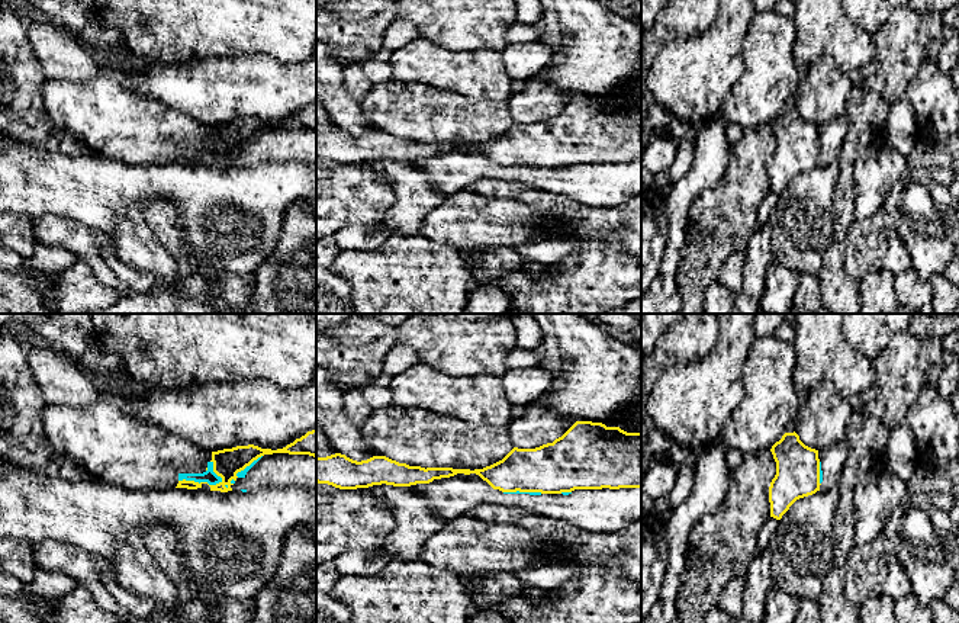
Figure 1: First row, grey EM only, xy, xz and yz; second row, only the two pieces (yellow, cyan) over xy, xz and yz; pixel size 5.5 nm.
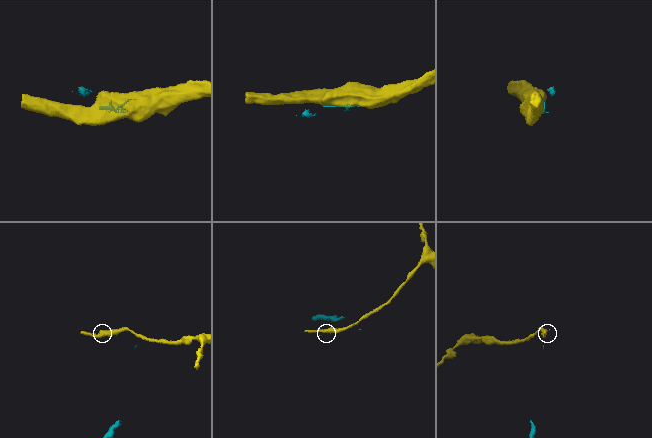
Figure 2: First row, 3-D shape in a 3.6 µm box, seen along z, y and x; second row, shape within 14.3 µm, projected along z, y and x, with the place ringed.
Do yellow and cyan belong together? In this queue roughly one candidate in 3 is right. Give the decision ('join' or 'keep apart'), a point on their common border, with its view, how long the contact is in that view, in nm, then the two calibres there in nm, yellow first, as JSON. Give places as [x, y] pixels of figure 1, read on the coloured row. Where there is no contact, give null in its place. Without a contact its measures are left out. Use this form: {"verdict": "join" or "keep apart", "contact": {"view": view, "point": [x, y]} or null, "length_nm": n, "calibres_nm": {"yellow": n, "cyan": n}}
{"verdict": "keep apart", "contact": {"view": "xy", "point": [200, 482]}, "length_nm": 240, "calibres_nm": {"yellow": 160, "cyan": 70}}

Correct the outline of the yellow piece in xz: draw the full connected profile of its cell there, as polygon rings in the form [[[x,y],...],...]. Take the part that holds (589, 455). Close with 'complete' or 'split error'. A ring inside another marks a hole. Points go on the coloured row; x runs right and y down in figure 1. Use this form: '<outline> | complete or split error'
[[[576,421],[561,437],[535,449],[514,447],[502,460],[483,469],[421,468],[399,463],[386,456],[353,460],[335,453],[316,457],[316,482],[339,489],[369,488],[373,485],[411,486],[457,473],[476,473],[493,489],[502,492],[561,494],[575,489],[641,488],[641,433],[627,433],[602,423]]] | complete

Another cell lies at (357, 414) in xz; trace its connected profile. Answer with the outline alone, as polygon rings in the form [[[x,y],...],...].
[[[360,389],[345,391],[345,412],[350,421],[358,427],[369,418],[373,412],[370,404],[364,399]]]

